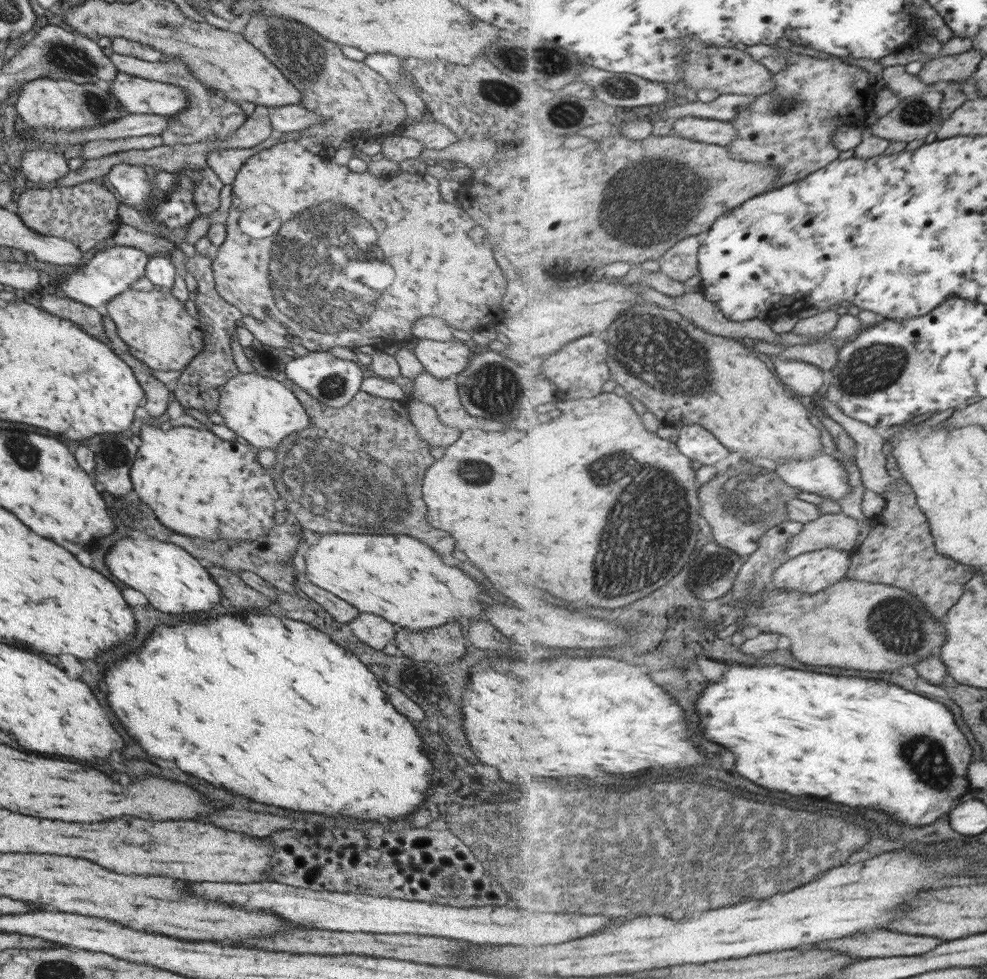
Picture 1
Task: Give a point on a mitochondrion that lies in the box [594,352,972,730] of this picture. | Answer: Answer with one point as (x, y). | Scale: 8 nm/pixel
(912, 638)

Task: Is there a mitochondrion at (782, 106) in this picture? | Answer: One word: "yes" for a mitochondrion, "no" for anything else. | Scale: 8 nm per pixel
yes

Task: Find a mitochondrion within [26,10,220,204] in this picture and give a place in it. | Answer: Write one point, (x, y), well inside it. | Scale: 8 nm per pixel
(68, 58)

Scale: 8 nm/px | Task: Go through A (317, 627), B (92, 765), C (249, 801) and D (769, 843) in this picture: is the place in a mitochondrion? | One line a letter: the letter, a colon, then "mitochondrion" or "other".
A: other
B: other
C: other
D: mitochondrion

